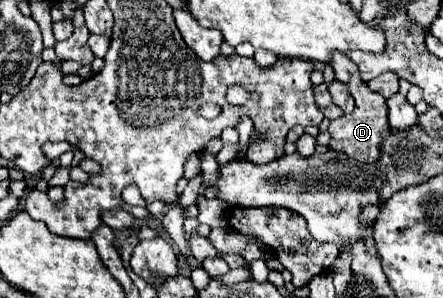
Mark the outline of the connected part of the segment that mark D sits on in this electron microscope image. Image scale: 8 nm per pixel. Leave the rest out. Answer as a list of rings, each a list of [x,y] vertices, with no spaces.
[[[333,52],[331,56],[333,56],[331,66],[335,70],[335,78],[349,88],[349,94],[355,98],[355,110],[349,116],[341,116],[329,124],[329,134],[331,134],[329,148],[355,156],[359,162],[375,164],[379,160],[383,136],[387,136],[387,132],[391,132],[389,124],[387,124],[387,102],[383,96],[379,96],[367,88],[367,84],[359,76],[357,66],[345,54]]]

